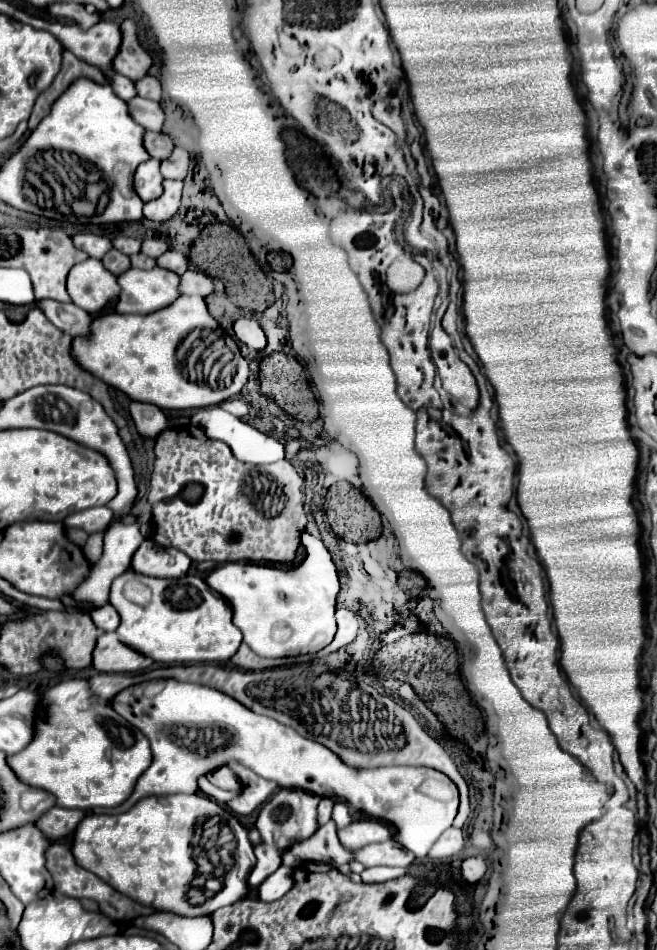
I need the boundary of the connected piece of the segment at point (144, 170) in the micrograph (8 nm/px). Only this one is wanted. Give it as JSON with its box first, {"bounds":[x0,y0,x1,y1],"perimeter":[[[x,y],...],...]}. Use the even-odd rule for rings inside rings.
{"bounds":[135,160,163,202],"perimeter":[[[147,160],[139,164],[135,172],[135,192],[143,202],[155,200],[163,194],[163,176],[159,172],[161,162],[159,160]]]}

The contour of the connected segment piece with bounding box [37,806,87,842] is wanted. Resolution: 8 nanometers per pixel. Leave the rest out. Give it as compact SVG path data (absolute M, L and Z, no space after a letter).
M51 808L51 812L47 812L47 816L43 816L43 820L37 822L37 826L43 830L43 834L57 842L67 838L69 834L75 832L75 828L79 826L79 822L87 816L87 812L83 810L67 810L67 808Z

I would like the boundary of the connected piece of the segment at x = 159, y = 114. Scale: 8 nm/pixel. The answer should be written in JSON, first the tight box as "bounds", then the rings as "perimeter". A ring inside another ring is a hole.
{"bounds":[127,96,165,132],"perimeter":[[[135,96],[135,100],[129,100],[127,104],[129,104],[129,114],[137,124],[141,124],[145,130],[161,132],[165,114],[163,114],[163,108],[159,102],[143,100],[143,98]]]}

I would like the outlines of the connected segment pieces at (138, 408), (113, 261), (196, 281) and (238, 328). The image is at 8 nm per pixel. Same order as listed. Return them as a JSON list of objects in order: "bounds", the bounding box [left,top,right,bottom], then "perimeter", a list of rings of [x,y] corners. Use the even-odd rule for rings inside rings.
[{"bounds":[129,402,167,438],"perimeter":[[[129,402],[129,414],[141,436],[155,438],[167,428],[167,416],[161,408],[145,402]]]},{"bounds":[103,250,131,276],"perimeter":[[[111,250],[111,252],[107,252],[107,256],[103,256],[103,266],[109,270],[109,272],[113,272],[115,276],[121,276],[123,272],[127,272],[129,268],[131,268],[131,262],[129,262],[129,256],[125,256],[123,252],[119,252],[119,250]]]},{"bounds":[181,270,215,298],"perimeter":[[[187,270],[187,272],[181,276],[181,292],[183,292],[183,294],[189,294],[189,296],[197,294],[197,296],[203,296],[203,298],[205,298],[205,296],[209,296],[213,290],[215,290],[213,280],[211,280],[207,274],[199,272],[199,270]]]},{"bounds":[233,318,267,350],"perimeter":[[[239,318],[233,324],[233,330],[235,330],[235,336],[241,342],[245,342],[249,348],[253,348],[253,350],[265,350],[267,348],[267,336],[261,330],[261,326],[257,324],[257,320],[253,320],[253,318]]]}]

